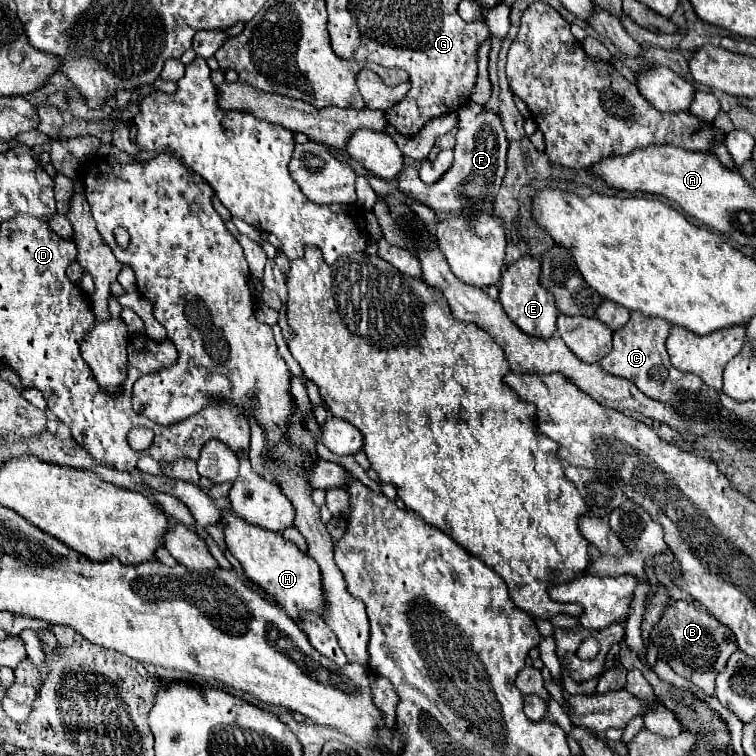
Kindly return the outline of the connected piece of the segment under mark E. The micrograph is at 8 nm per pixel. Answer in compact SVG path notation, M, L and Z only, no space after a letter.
M524 256L512 266L508 266L502 272L500 278L500 304L508 318L526 334L538 336L538 338L552 338L556 332L556 318L558 318L558 308L554 304L554 298L548 290L544 290L538 282L540 278L540 260Z

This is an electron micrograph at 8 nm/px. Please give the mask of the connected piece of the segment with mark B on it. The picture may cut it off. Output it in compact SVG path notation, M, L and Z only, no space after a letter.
M678 600L666 608L662 620L652 628L650 640L658 648L658 658L666 660L678 676L692 680L706 694L714 694L716 676L724 670L730 654L738 650L726 626L720 626L706 610L686 600Z

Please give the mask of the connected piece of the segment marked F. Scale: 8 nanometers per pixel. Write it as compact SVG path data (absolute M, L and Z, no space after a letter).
M470 102L458 110L458 134L456 134L456 146L454 146L454 162L450 170L438 182L424 184L418 178L416 168L404 164L404 168L396 176L398 190L406 198L420 202L432 210L490 212L506 172L506 150L508 150L508 140L498 114L492 110L484 110L484 106L480 104Z

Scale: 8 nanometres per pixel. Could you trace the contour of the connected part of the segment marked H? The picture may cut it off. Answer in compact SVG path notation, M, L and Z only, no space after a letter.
M228 506L222 508L220 526L224 530L228 550L232 552L232 556L238 558L246 576L254 584L258 584L264 592L268 592L276 602L280 602L284 612L290 618L296 620L302 610L312 610L318 614L322 612L322 608L324 608L322 576L320 576L318 564L308 554L300 552L282 534L272 534L268 530L260 530L258 526L252 526L250 522L236 518L236 514L232 514L232 510L228 510Z

